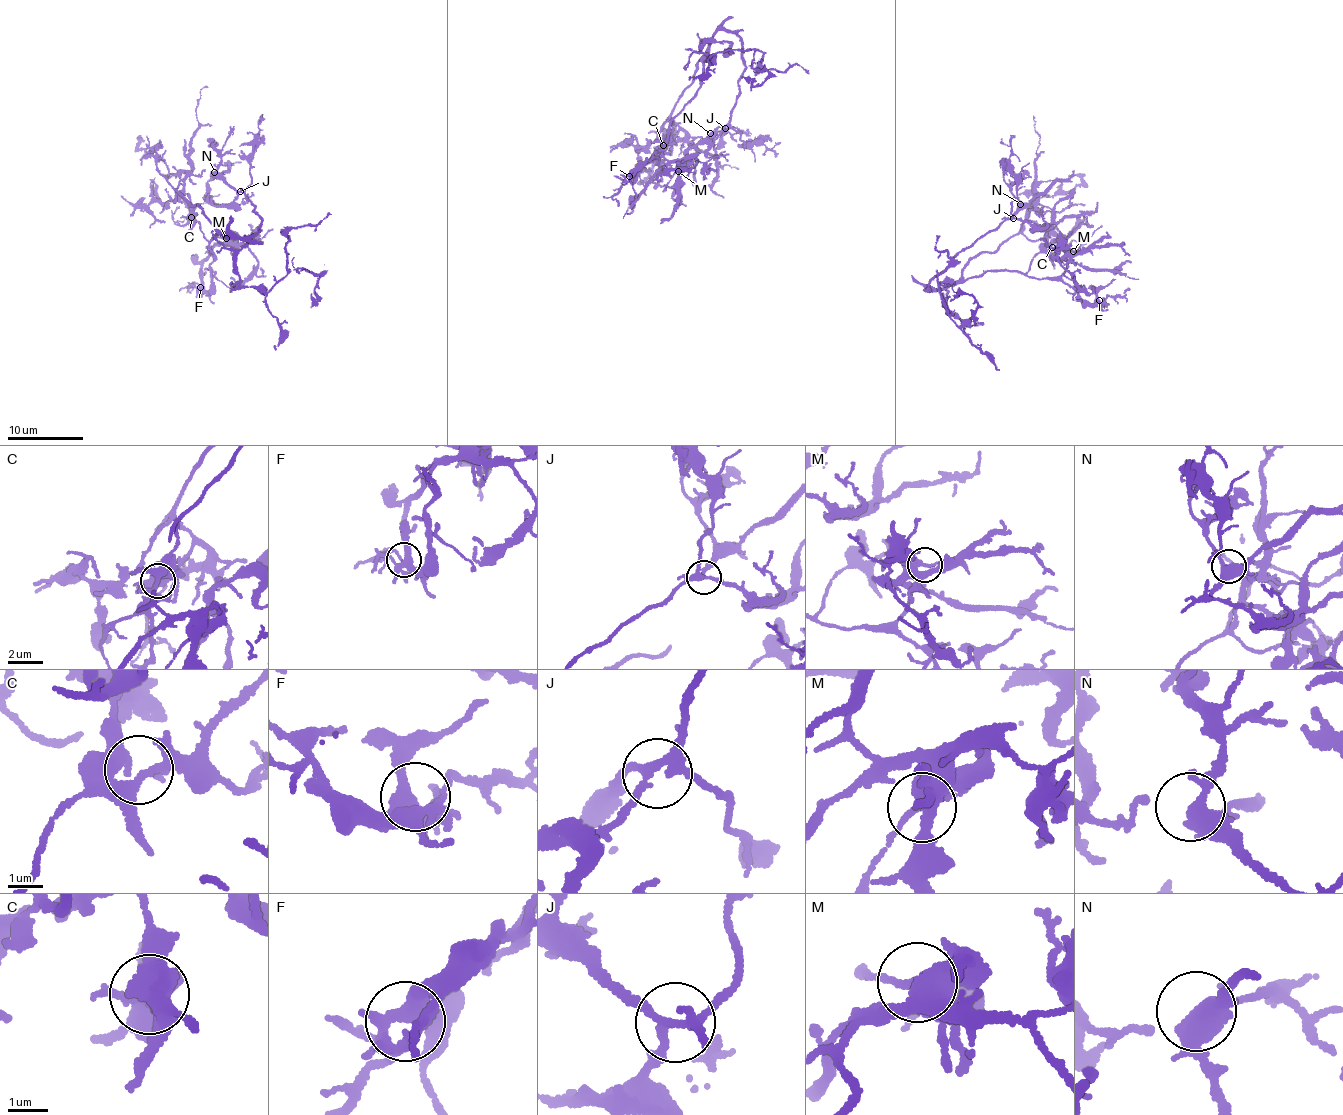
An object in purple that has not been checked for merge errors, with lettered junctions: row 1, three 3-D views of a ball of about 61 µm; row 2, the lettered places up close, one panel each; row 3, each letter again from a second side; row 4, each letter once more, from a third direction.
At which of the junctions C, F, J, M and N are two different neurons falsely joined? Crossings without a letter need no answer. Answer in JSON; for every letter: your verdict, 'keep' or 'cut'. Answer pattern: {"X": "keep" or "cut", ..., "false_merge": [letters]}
{"C": "keep", "F": "keep", "J": "keep", "M": "keep", "N": "keep", "false_merge": []}

